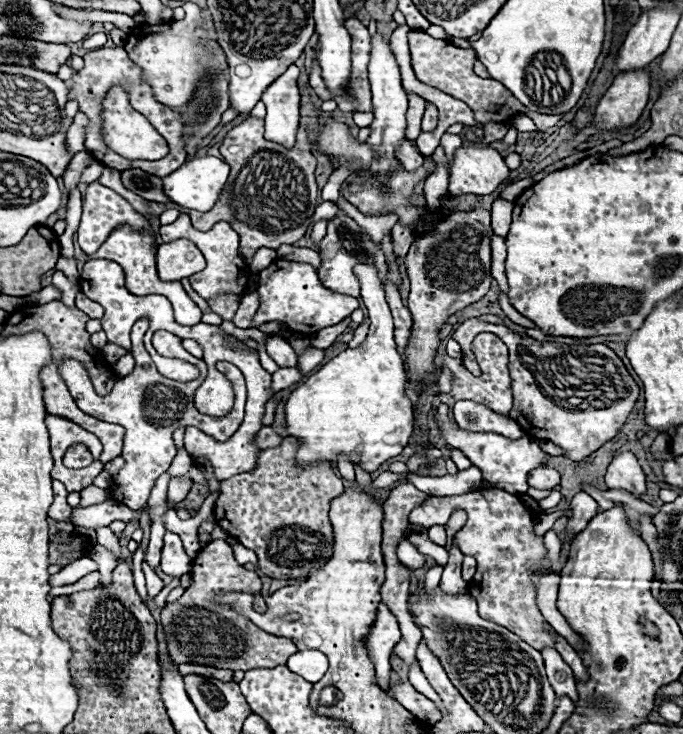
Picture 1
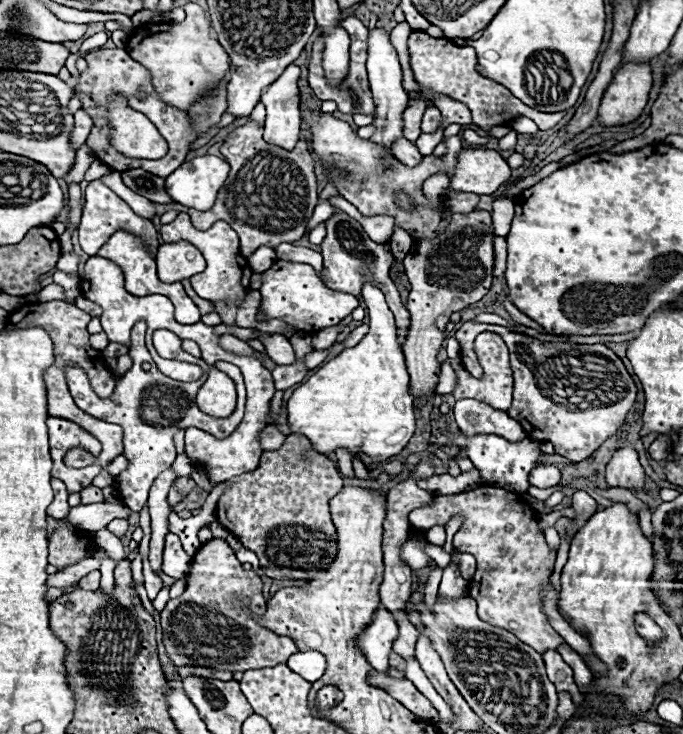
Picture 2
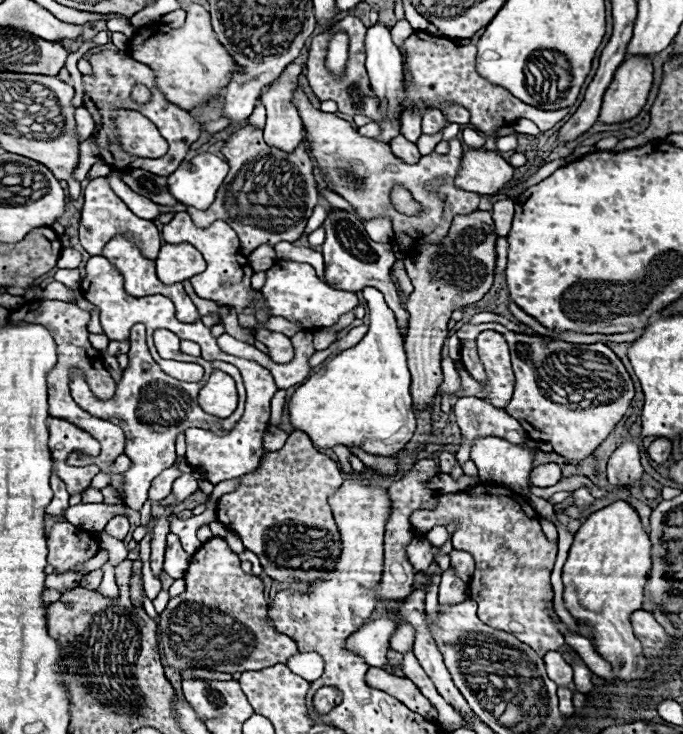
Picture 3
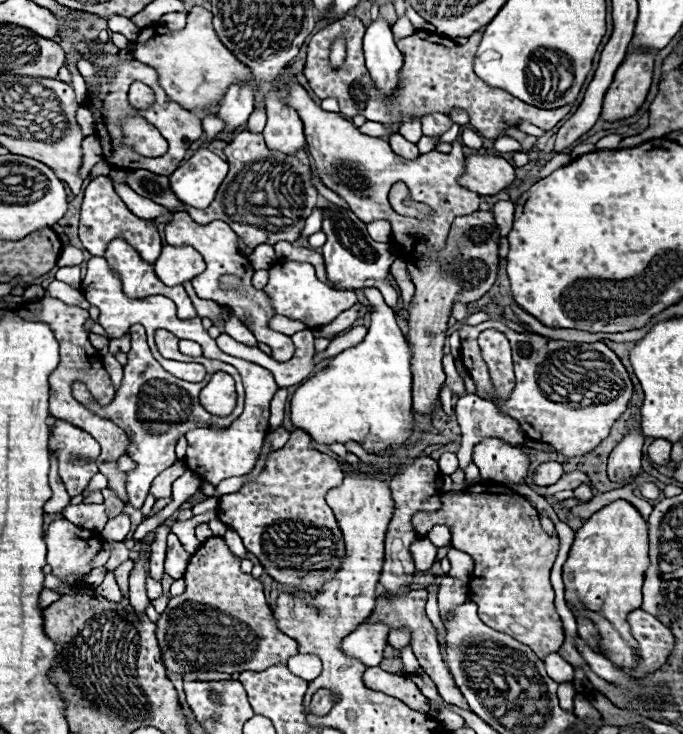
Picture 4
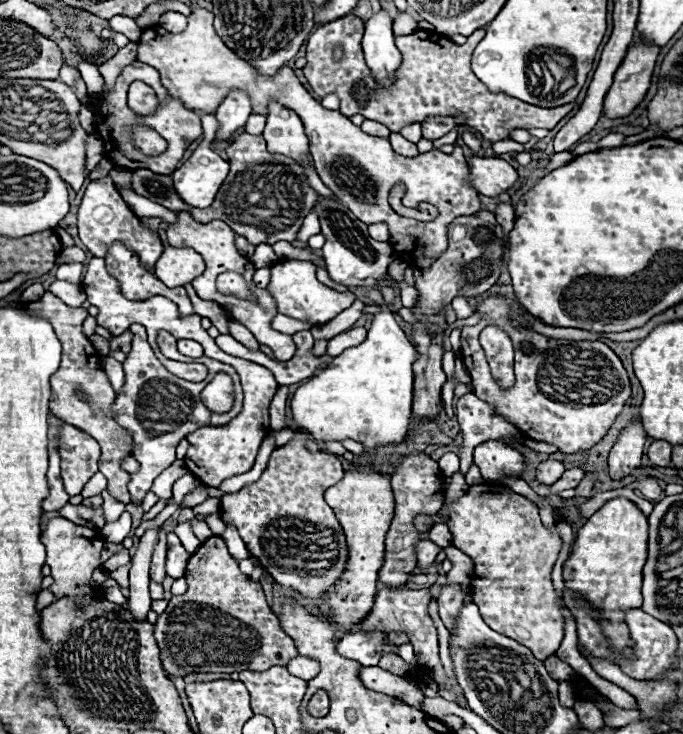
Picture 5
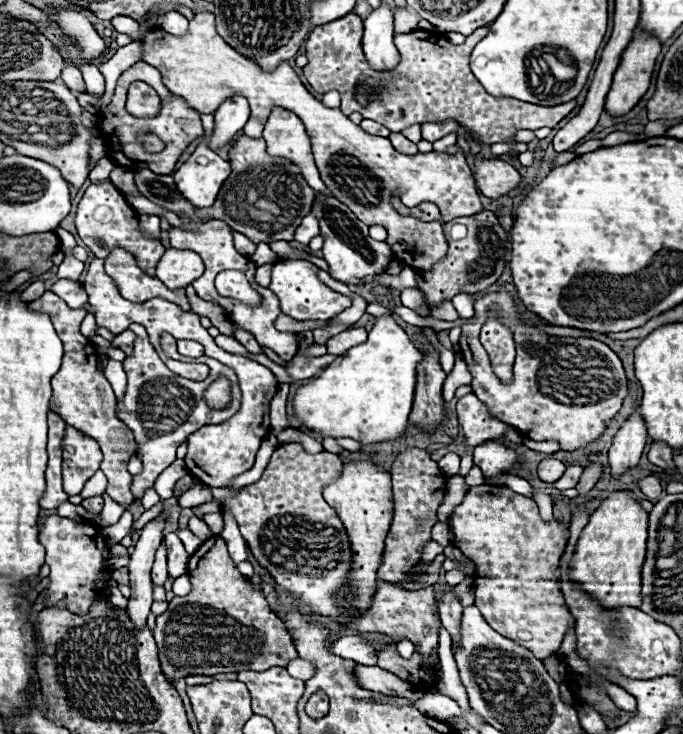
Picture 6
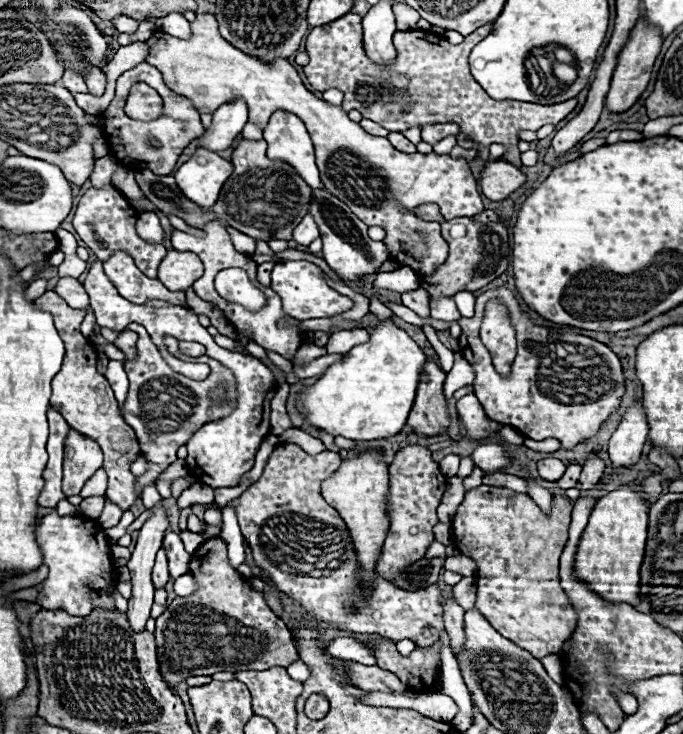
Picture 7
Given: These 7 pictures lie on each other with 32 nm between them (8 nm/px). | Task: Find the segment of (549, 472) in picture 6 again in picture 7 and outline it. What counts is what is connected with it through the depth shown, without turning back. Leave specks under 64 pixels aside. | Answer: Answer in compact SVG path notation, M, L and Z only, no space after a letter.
M542 458L538 462L538 472L540 472L540 478L542 480L548 480L548 482L556 482L566 470L566 464L558 458Z

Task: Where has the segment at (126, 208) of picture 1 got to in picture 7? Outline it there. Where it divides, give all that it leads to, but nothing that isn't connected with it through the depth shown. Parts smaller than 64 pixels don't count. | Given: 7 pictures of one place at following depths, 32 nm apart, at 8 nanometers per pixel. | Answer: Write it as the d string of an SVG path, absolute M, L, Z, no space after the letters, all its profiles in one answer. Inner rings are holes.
M106 186L106 188L90 188L74 214L74 228L78 232L78 236L88 244L88 248L98 256L98 260L106 262L114 252L122 250L126 254L130 254L136 262L136 266L148 276L148 278L158 278L158 266L162 262L162 258L166 256L166 248L160 244L150 244L144 242L138 234L136 234L136 218L138 212L132 208L132 204L122 196L120 190L116 190L114 186ZM126 208L128 208L128 218L126 218Z

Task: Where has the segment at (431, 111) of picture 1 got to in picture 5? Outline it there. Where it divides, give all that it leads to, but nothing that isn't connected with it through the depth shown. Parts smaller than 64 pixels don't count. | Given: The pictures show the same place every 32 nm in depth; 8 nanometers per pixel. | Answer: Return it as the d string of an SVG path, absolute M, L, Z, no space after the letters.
M430 118L422 122L422 136L438 140L442 138L442 134L448 134L452 128L456 128L458 124L454 122L454 118Z

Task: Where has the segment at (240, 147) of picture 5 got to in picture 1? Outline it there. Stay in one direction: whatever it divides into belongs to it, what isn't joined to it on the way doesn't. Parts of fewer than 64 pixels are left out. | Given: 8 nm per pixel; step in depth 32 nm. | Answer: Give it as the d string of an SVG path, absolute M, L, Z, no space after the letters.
M248 116L246 122L234 126L222 146L220 154L230 164L230 176L222 188L218 202L210 212L188 210L192 224L198 230L210 230L214 222L226 220L240 234L240 254L250 266L252 256L258 248L278 248L282 244L294 244L300 240L316 208L318 188L314 178L316 158L312 154L312 144L304 128L298 130L298 140L292 150L264 140L264 122Z

